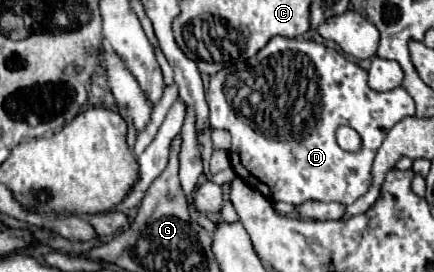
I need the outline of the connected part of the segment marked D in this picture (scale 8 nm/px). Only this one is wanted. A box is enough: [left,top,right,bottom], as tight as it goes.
[207,37,415,205]

